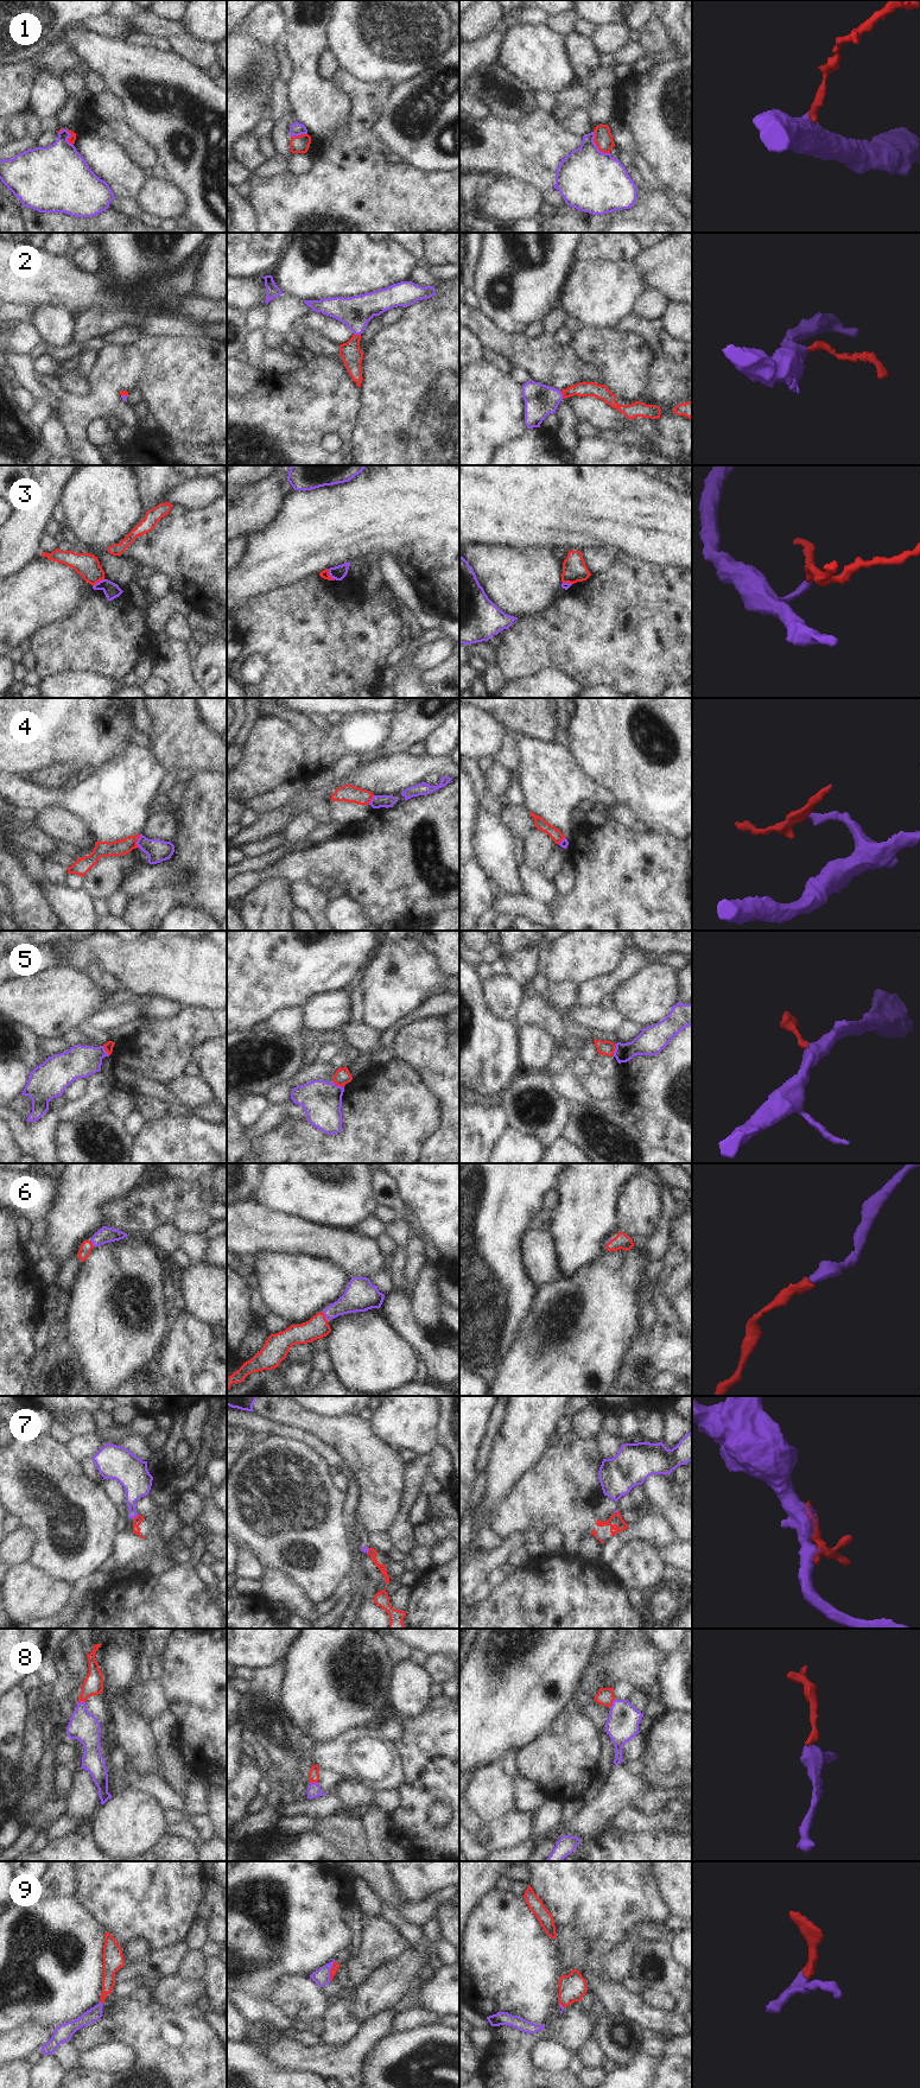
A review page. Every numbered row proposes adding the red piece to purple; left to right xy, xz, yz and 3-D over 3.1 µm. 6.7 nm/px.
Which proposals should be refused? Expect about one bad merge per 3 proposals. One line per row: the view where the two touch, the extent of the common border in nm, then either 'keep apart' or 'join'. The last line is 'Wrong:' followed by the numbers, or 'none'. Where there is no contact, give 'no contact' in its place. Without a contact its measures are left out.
1: contact in yz; length 190 nm; keep apart
2: contact in xz; length 50 nm; join
3: contact in xz; length 90 nm; keep apart
4: contact in xy; length 90 nm; keep apart
5: contact in yz; length 90 nm; keep apart
6: contact in xz; length 70 nm; join
7: contact in xy; length 50 nm; keep apart
8: contact in xy; length 60 nm; join
9: contact in xz; length 150 nm; join
Wrong: 1, 3, 4, 5, 7

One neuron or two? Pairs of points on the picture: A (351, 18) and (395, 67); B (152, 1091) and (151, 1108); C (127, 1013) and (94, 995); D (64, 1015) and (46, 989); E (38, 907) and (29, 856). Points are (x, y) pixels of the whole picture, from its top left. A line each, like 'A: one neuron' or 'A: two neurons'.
A: one neuron
B: two neurons
C: two neurons
D: one neuron
E: two neurons

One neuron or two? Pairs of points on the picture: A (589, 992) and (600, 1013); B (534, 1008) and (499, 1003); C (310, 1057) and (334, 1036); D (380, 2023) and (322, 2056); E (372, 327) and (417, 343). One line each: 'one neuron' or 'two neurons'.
A: two neurons
B: two neurons
C: one neuron
D: one neuron
E: two neurons

